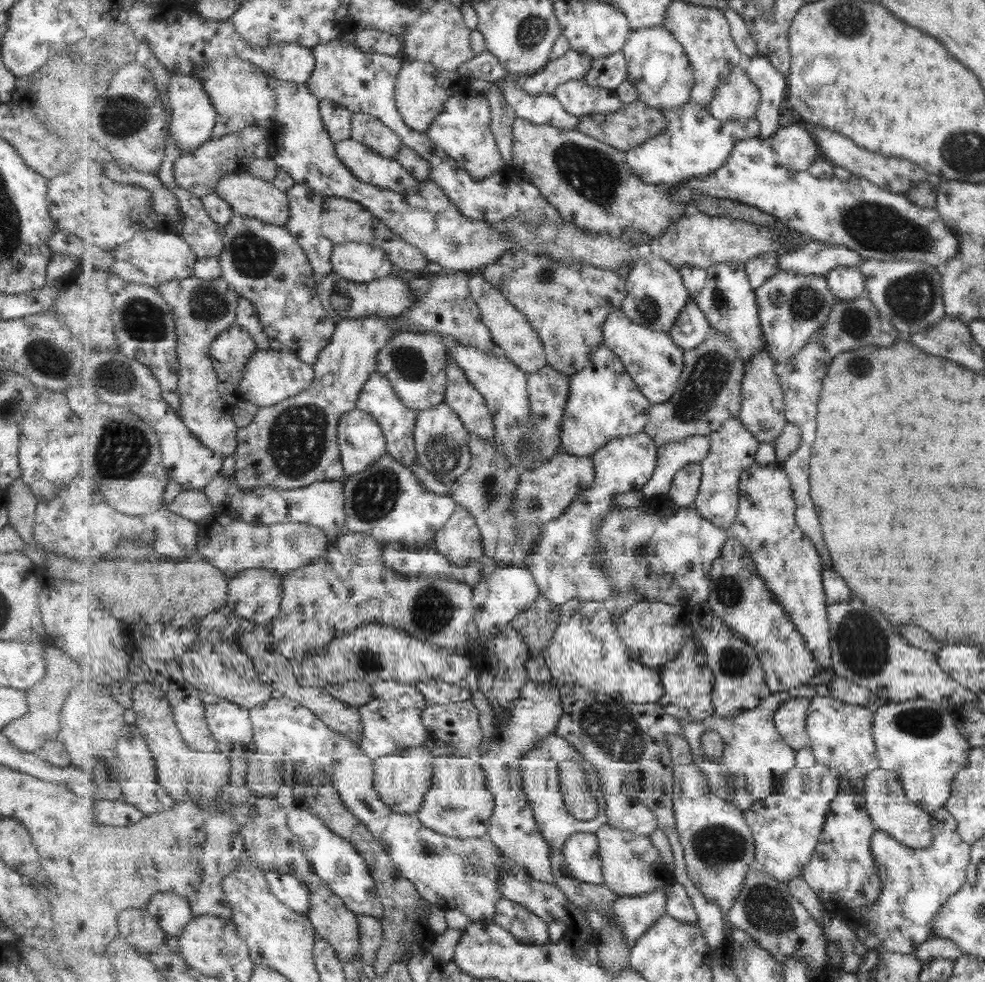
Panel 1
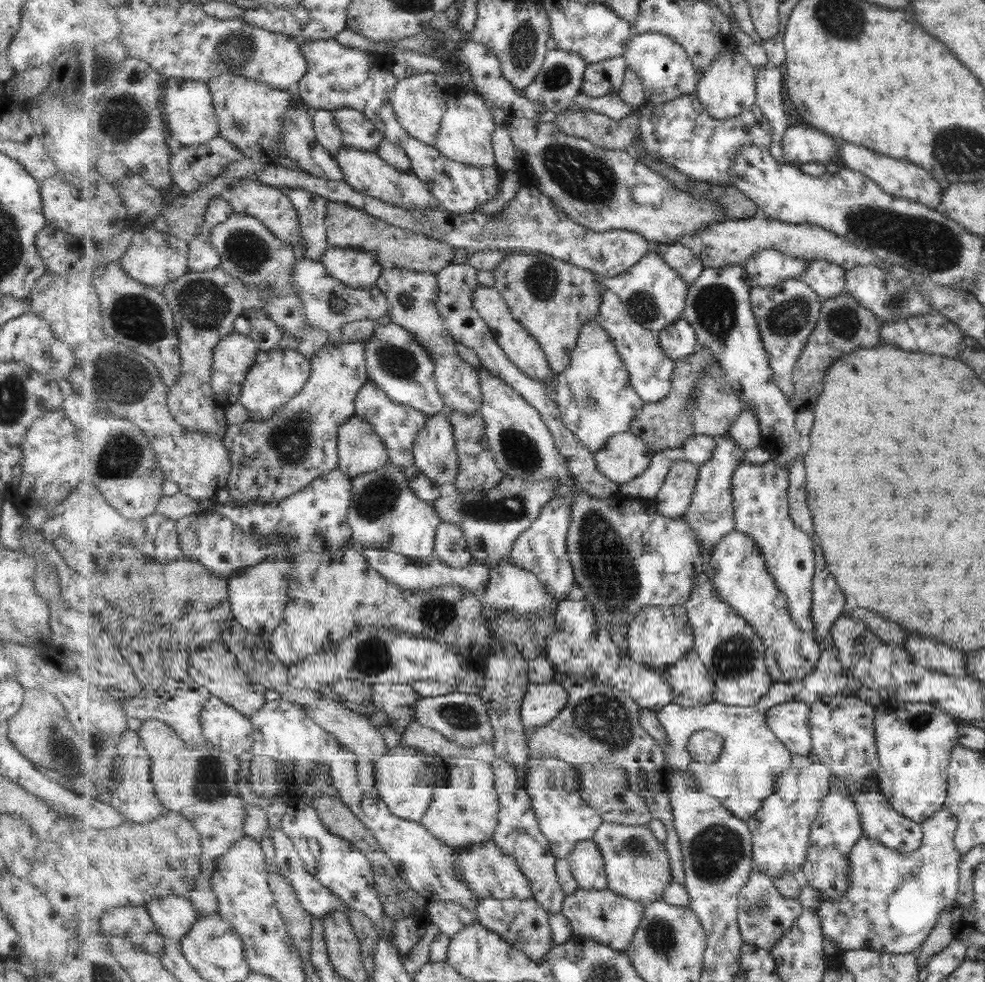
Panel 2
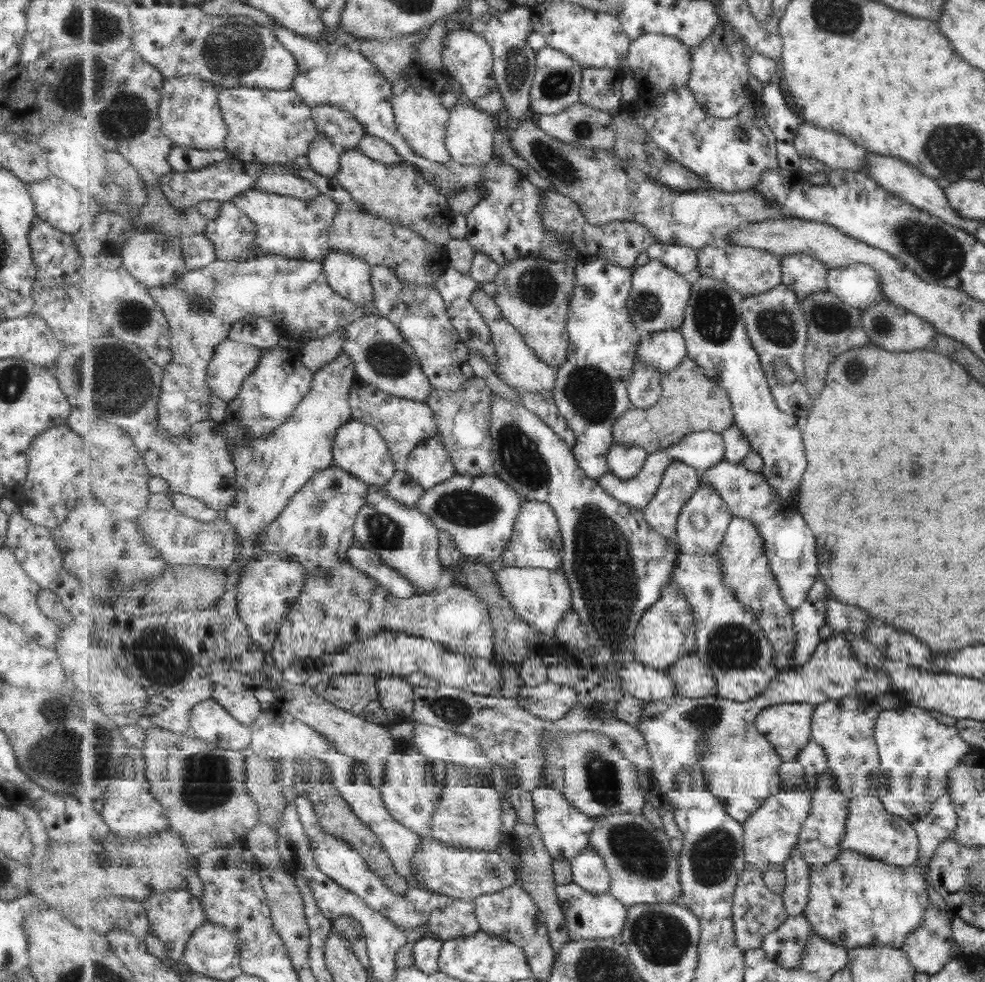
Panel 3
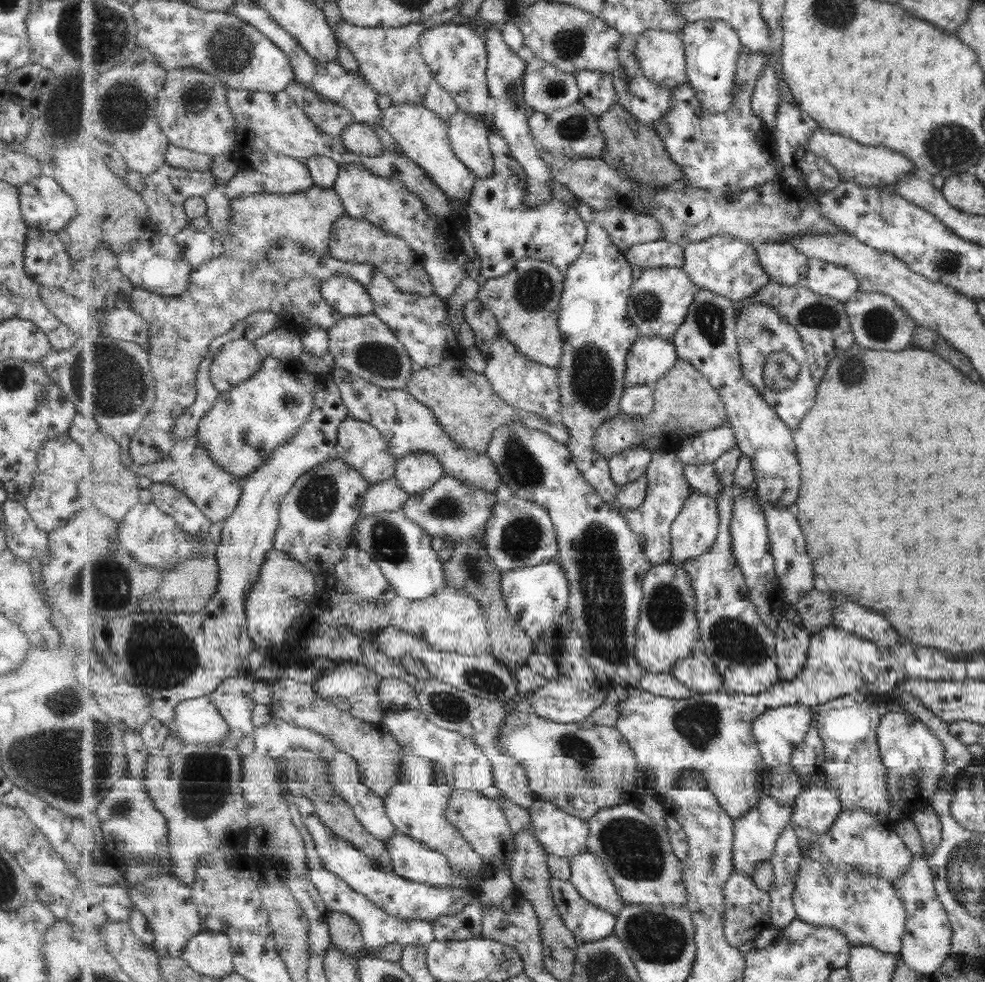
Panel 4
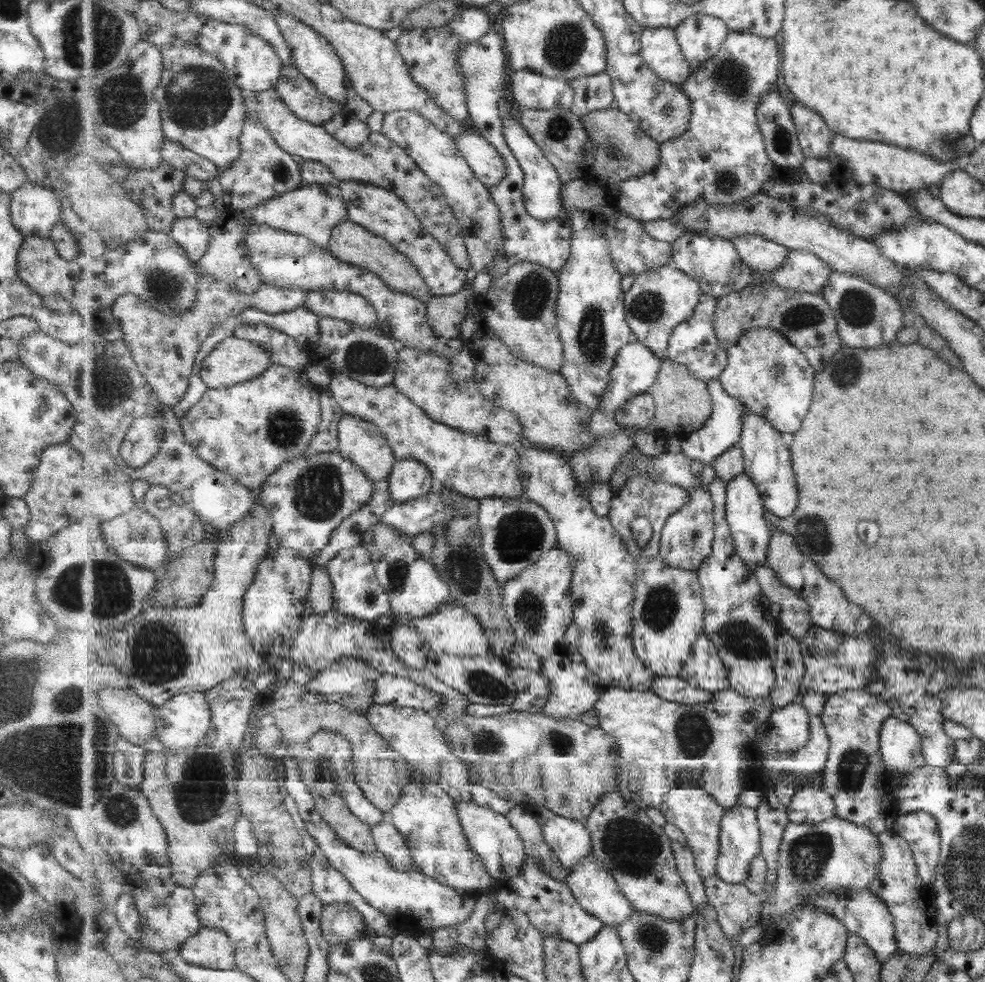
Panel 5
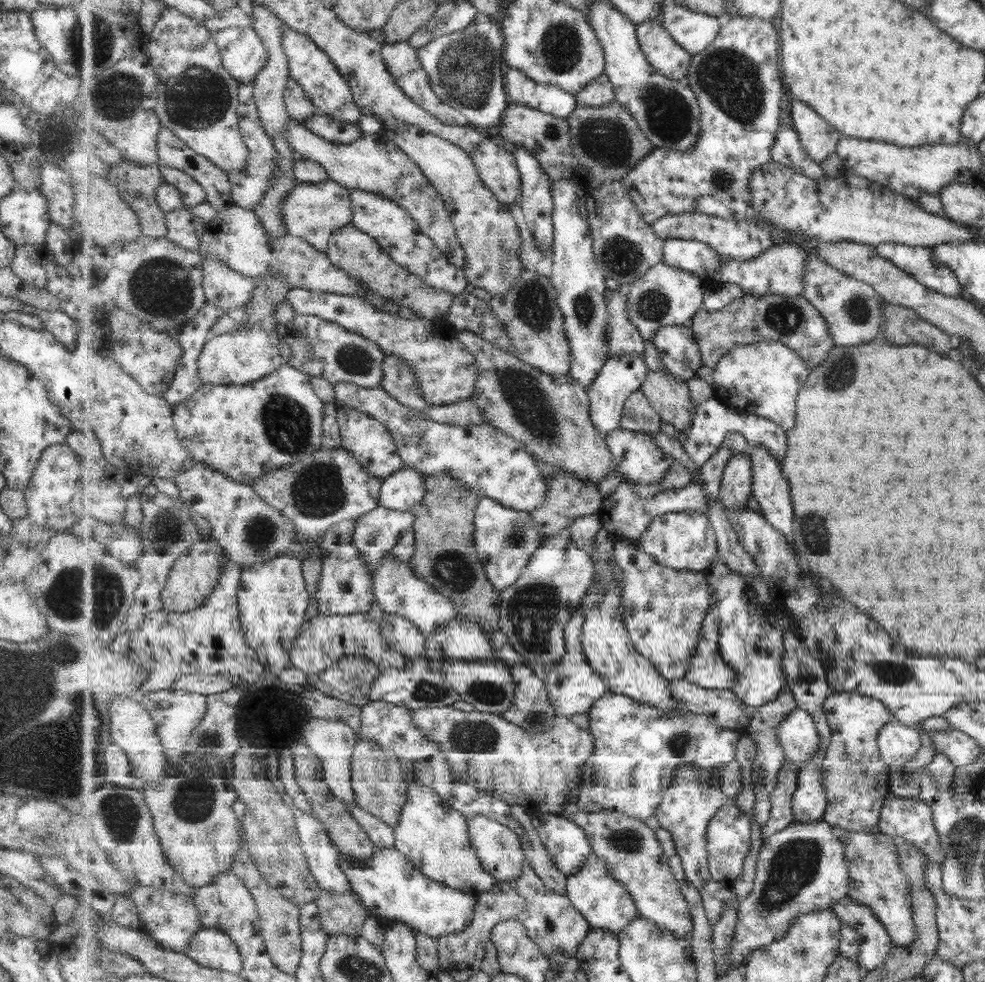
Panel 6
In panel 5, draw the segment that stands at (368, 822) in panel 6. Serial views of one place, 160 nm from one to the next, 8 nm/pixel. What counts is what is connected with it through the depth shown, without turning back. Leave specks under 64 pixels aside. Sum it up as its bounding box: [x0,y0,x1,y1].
[372,819,418,871]

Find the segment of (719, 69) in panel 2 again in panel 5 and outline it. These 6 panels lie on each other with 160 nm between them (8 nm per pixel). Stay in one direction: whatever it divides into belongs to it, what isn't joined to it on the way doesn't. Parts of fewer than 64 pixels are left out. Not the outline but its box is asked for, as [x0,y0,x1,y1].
[674,13,730,70]

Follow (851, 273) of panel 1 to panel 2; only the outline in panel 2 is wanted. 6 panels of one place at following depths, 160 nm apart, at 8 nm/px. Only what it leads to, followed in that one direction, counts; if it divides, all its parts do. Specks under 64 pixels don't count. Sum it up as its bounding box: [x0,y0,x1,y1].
[799,260,847,303]

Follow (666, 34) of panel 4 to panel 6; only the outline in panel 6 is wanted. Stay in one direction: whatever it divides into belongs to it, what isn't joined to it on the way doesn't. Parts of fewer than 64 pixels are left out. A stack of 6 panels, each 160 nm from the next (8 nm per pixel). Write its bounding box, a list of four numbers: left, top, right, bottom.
[637,21,693,81]

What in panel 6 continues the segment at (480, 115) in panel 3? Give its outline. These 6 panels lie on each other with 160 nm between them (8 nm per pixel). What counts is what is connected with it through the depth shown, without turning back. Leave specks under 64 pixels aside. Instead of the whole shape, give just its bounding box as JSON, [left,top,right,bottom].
[471,138,522,209]

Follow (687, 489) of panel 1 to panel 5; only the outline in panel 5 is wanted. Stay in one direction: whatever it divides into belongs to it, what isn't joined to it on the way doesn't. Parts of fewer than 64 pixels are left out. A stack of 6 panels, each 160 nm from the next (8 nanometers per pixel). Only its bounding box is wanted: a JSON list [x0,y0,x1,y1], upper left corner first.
[608,474,691,556]

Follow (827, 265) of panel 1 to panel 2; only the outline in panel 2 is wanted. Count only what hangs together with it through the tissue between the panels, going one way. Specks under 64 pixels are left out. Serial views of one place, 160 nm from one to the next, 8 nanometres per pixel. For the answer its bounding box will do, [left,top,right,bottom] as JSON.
[745,250,811,287]

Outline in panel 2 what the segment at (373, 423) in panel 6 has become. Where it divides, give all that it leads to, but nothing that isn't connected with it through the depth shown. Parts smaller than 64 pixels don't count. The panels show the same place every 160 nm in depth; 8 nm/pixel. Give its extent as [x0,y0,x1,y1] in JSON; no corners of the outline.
[338,415,390,479]

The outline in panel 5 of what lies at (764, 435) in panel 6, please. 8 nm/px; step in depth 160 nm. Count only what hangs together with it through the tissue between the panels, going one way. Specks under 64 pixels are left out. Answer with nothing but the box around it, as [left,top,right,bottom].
[682,379,744,464]

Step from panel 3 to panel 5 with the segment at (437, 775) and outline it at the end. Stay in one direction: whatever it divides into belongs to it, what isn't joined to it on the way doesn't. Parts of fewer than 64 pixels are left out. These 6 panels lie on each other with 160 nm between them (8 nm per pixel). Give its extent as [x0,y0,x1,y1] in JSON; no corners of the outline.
[389,774,496,893]

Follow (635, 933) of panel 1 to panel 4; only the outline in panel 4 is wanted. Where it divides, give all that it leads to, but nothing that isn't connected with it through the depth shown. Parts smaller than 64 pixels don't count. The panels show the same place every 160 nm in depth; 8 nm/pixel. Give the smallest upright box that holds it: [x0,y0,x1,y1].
[550,877,618,942]

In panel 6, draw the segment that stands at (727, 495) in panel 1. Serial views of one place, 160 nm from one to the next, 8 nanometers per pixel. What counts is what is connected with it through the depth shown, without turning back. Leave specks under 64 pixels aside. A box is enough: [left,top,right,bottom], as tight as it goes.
[637,512,718,571]

